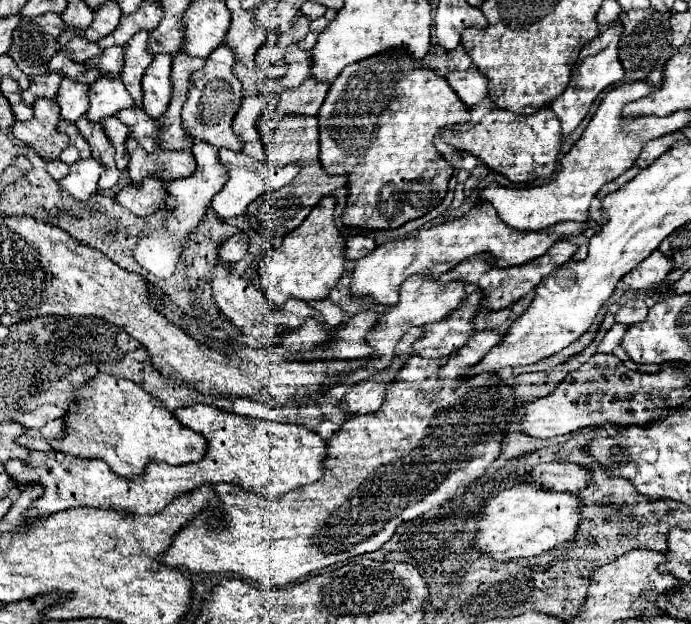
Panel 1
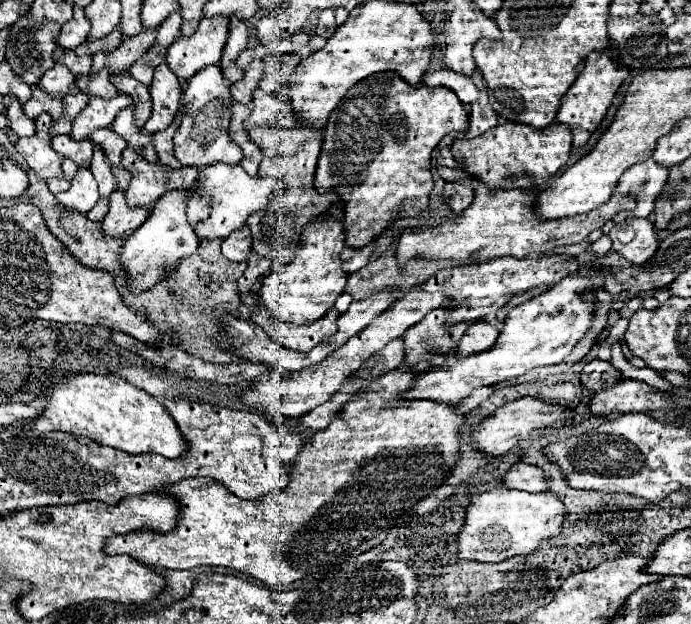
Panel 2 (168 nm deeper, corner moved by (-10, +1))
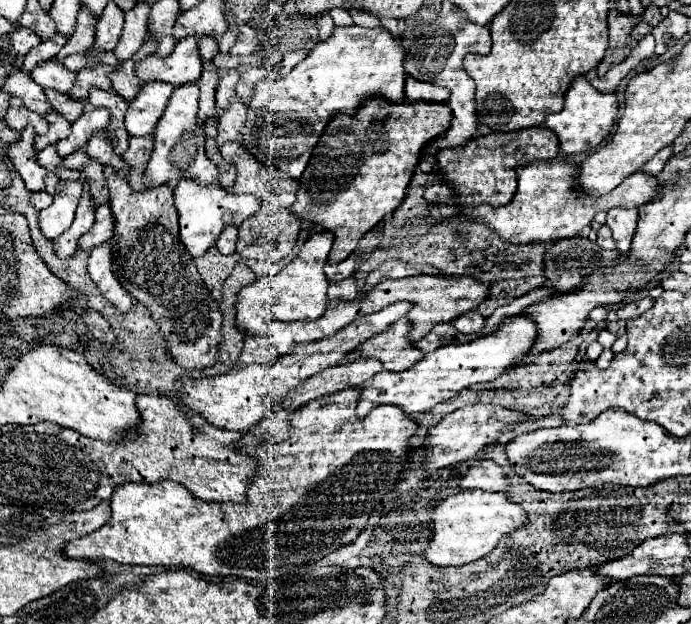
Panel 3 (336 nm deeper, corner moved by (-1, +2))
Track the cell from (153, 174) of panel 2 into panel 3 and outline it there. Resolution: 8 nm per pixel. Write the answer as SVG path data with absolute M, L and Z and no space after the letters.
M105 166L105 180L111 192L109 204L115 216L113 266L117 278L135 300L151 310L155 322L167 338L173 360L193 370L213 366L223 340L223 316L207 286L201 282L197 268L193 266L193 256L179 240L173 188L157 186L145 192L135 192L129 180L117 176L113 166Z

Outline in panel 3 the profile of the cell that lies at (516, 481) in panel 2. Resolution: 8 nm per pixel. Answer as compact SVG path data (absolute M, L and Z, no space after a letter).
M477 460L461 480L461 486L487 492L505 492L511 488L509 476L503 472L503 466L495 464L493 460Z

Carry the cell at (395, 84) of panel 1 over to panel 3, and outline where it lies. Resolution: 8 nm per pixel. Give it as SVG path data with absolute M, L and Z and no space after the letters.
M377 96L361 102L355 114L339 112L329 120L299 178L293 212L335 234L331 262L345 260L365 232L395 212L415 174L421 148L443 134L451 120L447 102L391 102Z

